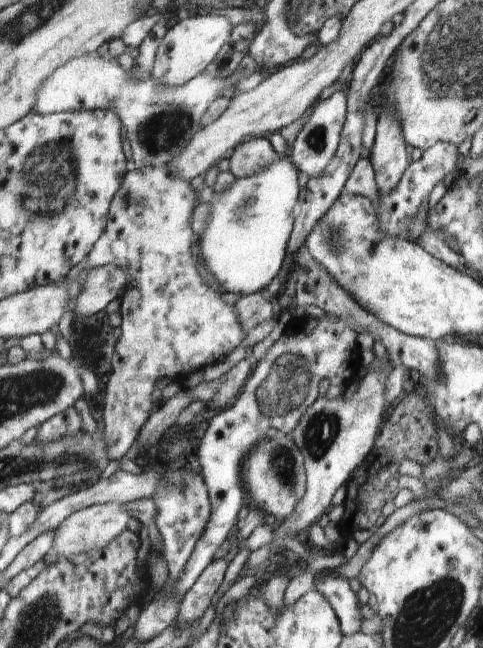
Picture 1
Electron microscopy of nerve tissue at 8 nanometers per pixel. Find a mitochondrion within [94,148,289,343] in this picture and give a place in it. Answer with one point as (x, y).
(130, 199)

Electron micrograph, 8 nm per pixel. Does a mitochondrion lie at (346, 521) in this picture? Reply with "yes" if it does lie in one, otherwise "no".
no

